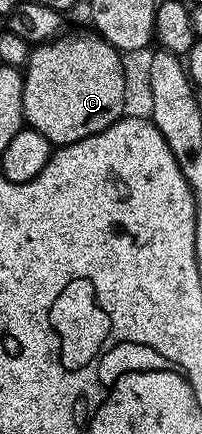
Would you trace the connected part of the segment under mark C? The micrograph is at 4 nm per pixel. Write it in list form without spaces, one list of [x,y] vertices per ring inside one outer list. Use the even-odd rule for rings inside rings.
[[[66,32],[57,38],[50,39],[49,42],[37,43],[37,45],[29,51],[29,58],[24,65],[23,116],[25,118],[25,125],[40,133],[41,136],[46,137],[47,140],[55,147],[67,146],[76,140],[84,140],[96,132],[104,132],[104,128],[108,128],[113,122],[116,122],[119,118],[123,117],[125,111],[122,110],[126,106],[126,70],[122,67],[123,55],[117,50],[117,48],[115,48],[112,44],[108,44],[96,32],[89,33],[90,34],[69,34],[69,32]]]

